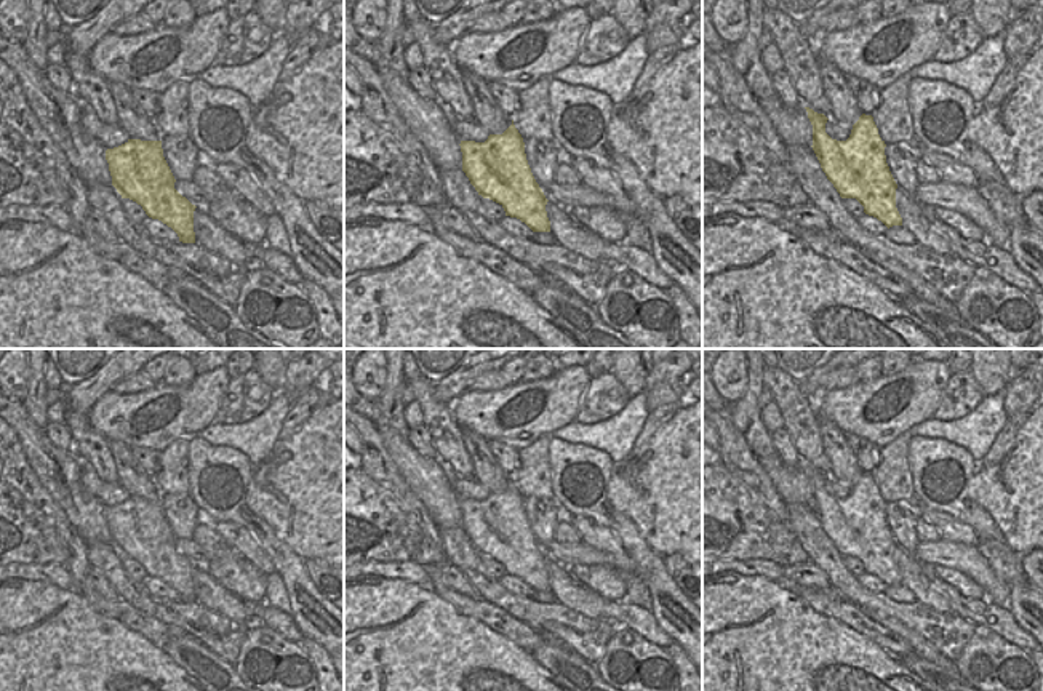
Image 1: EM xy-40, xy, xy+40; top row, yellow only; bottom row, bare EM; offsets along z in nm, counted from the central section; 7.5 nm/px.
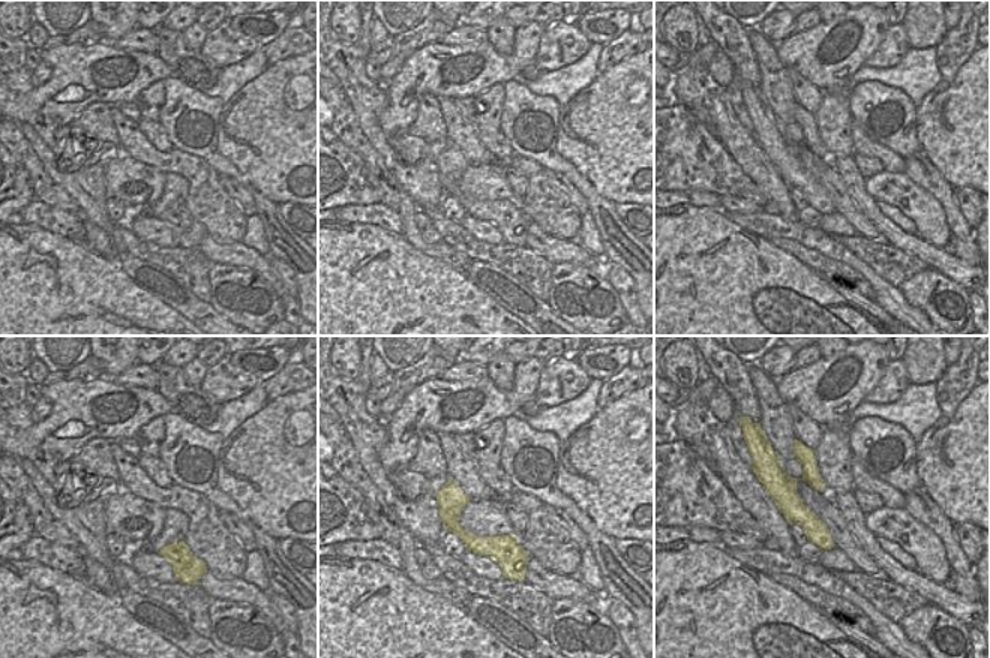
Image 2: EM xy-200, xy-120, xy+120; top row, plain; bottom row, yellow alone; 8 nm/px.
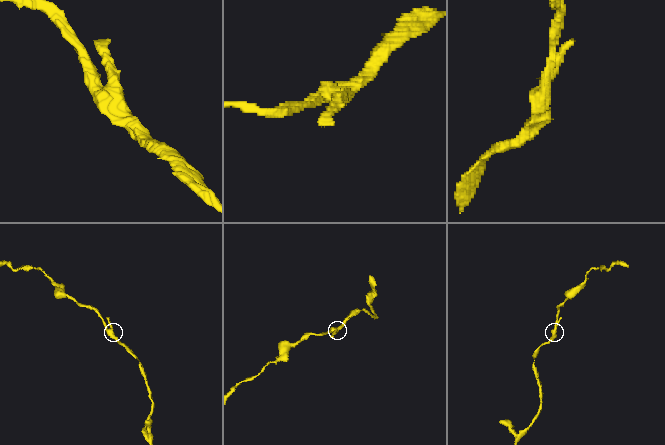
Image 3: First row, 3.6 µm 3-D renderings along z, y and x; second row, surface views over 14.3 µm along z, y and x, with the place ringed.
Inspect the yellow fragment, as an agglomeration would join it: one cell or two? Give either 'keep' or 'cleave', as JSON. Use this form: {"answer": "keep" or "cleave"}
{"answer": "cleave"}

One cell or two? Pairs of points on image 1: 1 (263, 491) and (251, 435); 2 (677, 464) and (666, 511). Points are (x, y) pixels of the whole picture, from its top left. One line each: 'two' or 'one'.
1: two
2: one

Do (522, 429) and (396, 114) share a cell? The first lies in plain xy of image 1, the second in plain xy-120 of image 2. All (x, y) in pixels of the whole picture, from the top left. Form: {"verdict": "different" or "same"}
{"verdict": "same"}

